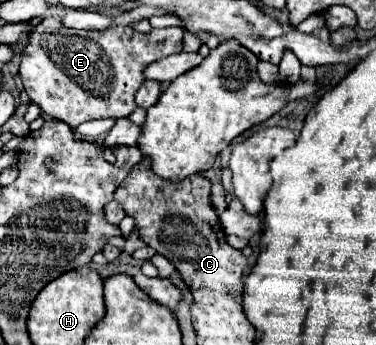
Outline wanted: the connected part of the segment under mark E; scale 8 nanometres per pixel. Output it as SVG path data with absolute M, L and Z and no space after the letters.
M46 18L40 22L30 34L28 46L22 52L20 62L20 78L24 82L24 90L30 100L40 106L44 114L50 118L62 120L72 128L78 128L82 122L98 120L98 118L124 118L130 116L136 108L134 94L144 84L144 68L160 58L182 52L182 28L162 28L152 30L150 34L140 34L130 26L110 26L102 32L98 30L72 30L58 24L56 18Z

